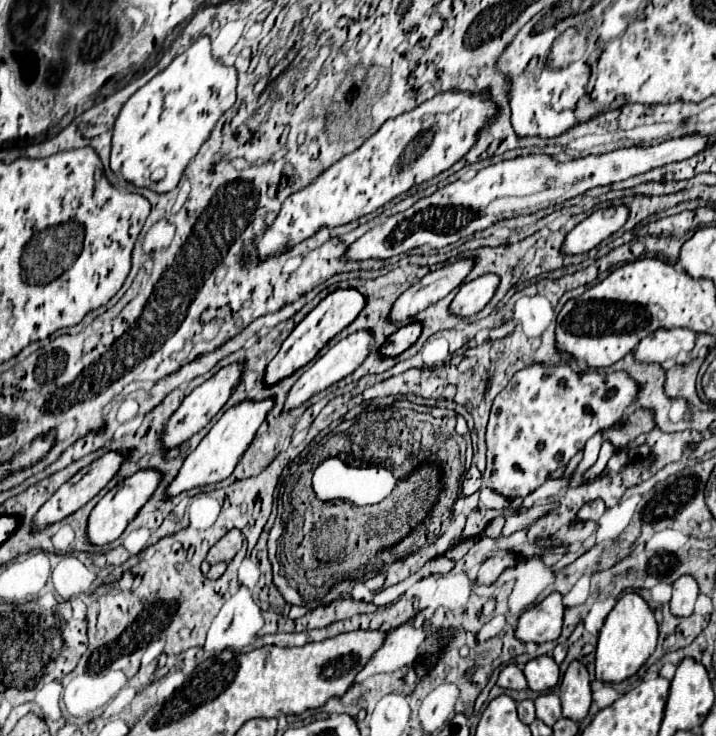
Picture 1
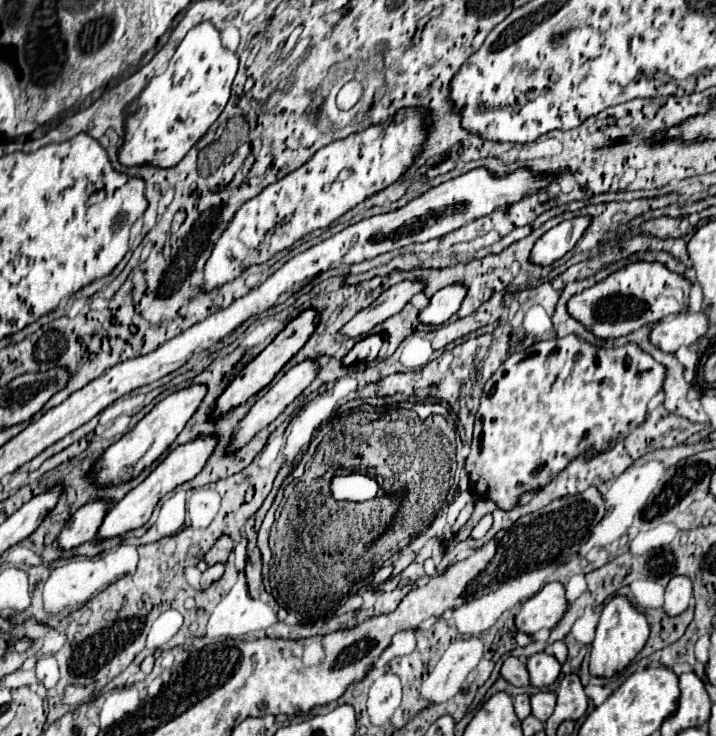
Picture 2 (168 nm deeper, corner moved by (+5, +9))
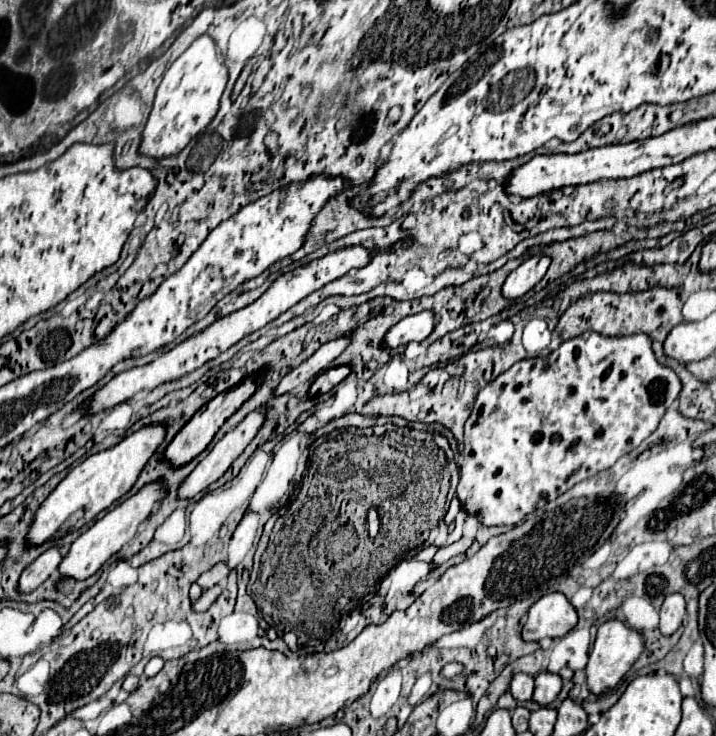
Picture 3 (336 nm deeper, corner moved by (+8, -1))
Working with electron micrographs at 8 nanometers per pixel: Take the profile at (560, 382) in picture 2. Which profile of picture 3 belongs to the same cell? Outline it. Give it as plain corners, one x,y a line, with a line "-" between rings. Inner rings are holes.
589,333
587,337
581,335
581,337
561,343
555,351
551,351
547,355
517,361
515,365
511,365
507,371
503,371
499,377
495,377
491,383
487,383
487,387
483,387
479,391
475,407
465,423
465,449
463,449
461,461
459,461
459,485
457,485
457,497
463,505
463,509
471,517
477,517
487,527
517,525
523,517
527,517
535,509
543,507
547,501
557,499
561,493
571,489
575,483
589,479
603,469
609,469
619,457
623,457
629,451
633,451
635,447
639,447
641,441
657,429
663,413
667,411
667,405
671,405
677,399
679,391
681,391
681,381
677,379
675,371
669,367
661,367
657,363
651,343
649,343
649,337
643,333
629,335
629,337
617,337
617,339
603,337
599,333

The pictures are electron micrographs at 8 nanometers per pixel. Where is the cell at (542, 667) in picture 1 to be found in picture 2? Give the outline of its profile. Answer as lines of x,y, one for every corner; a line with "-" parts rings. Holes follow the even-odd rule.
544,651
532,655
528,659
526,667
530,673
530,683
534,687
540,687
540,689
552,685
560,675
560,663
554,659
554,655
544,653

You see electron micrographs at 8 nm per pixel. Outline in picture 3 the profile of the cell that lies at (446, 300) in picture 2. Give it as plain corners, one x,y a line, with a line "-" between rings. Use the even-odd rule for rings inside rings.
421,311
411,317
405,317
393,329
389,329
389,335
385,335
385,345
399,347
411,341
421,343
431,335
431,331
435,329
435,323
437,323
437,317
433,311

